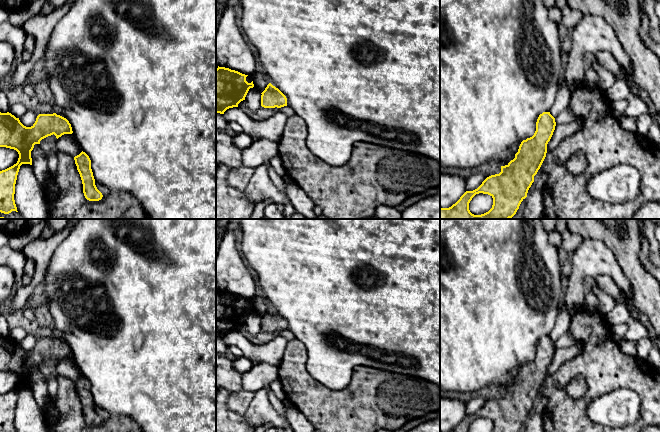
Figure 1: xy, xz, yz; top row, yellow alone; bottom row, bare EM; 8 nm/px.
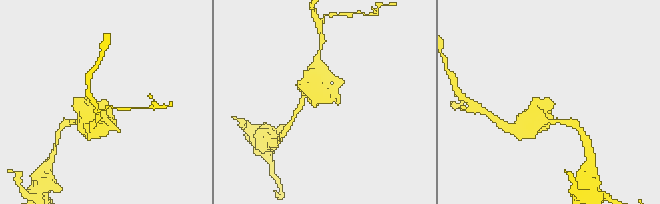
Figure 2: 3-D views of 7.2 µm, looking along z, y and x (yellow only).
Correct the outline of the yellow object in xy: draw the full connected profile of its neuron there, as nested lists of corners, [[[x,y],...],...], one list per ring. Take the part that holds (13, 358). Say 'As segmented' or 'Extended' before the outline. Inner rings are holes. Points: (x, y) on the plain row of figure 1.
As segmented. [[[0,336],[0,371],[14,373],[19,378],[16,388],[0,395],[0,432],[17,432],[14,424],[17,399],[22,388],[32,389],[34,369],[53,358],[58,363],[72,357],[69,345],[56,337],[39,338],[35,347],[26,351],[11,337]]]

